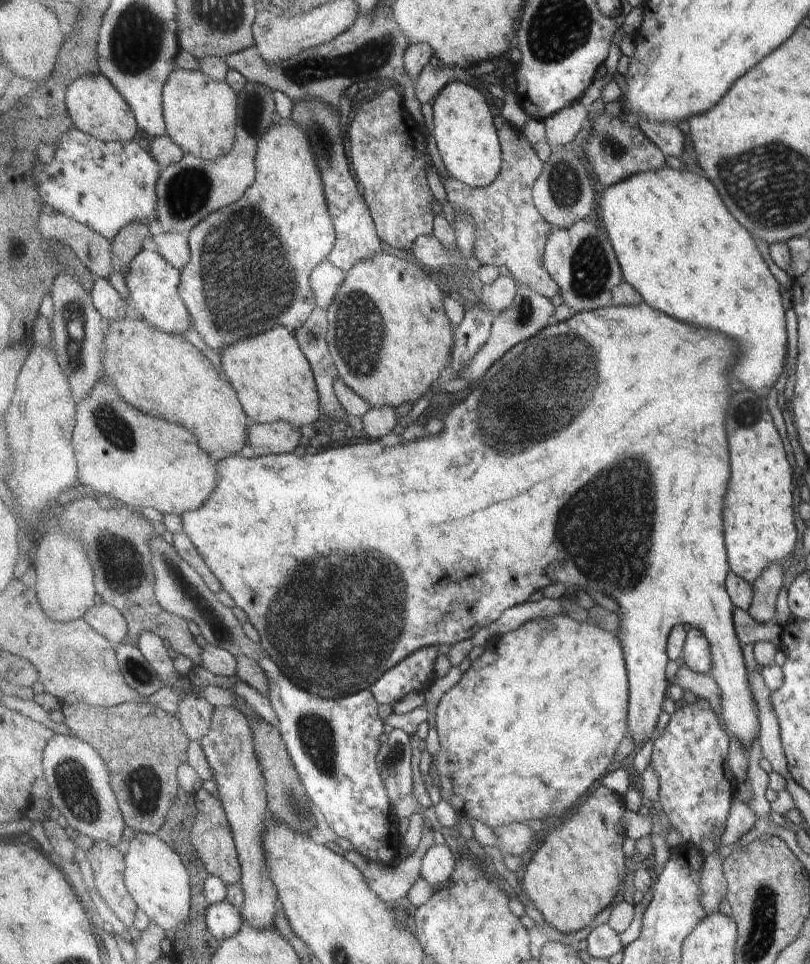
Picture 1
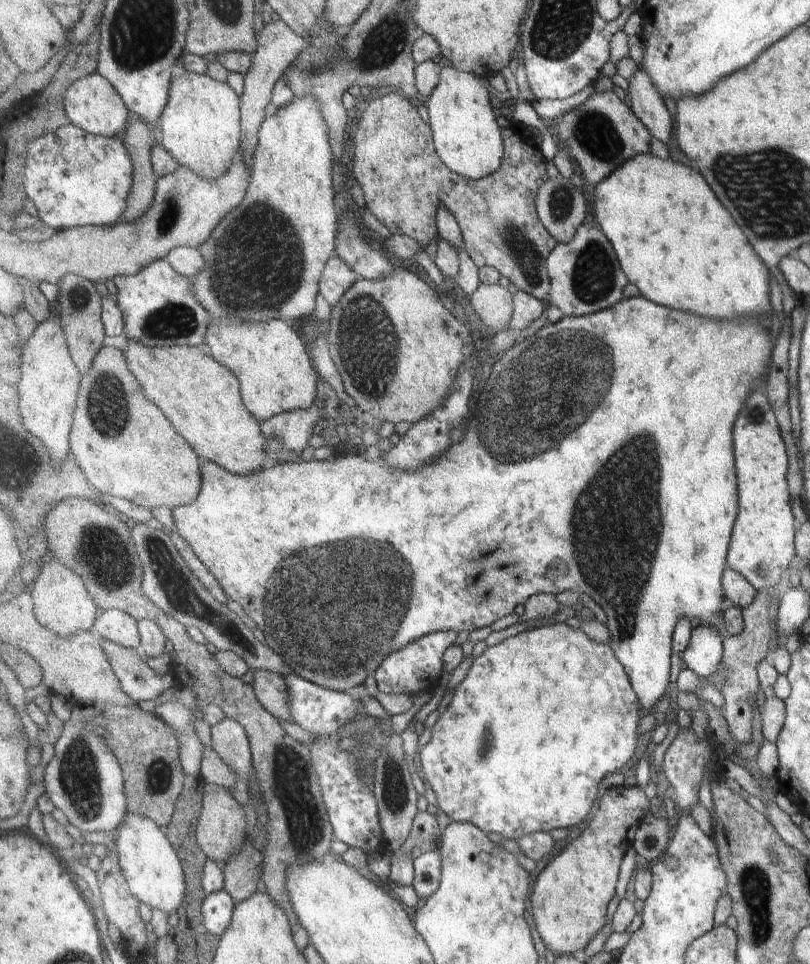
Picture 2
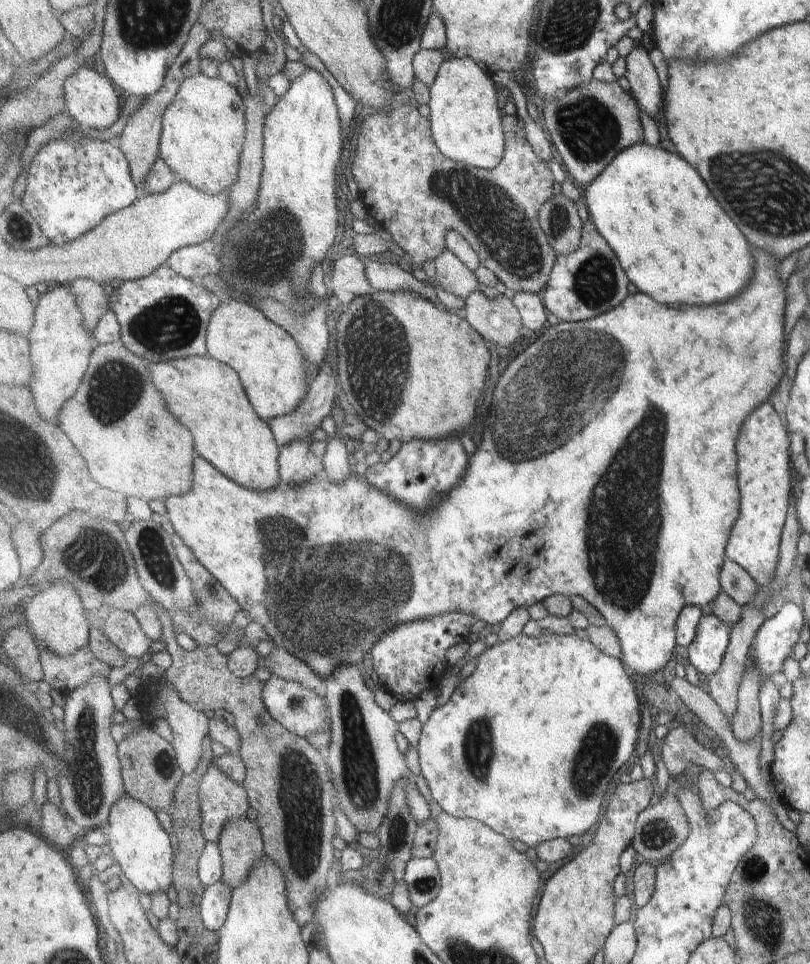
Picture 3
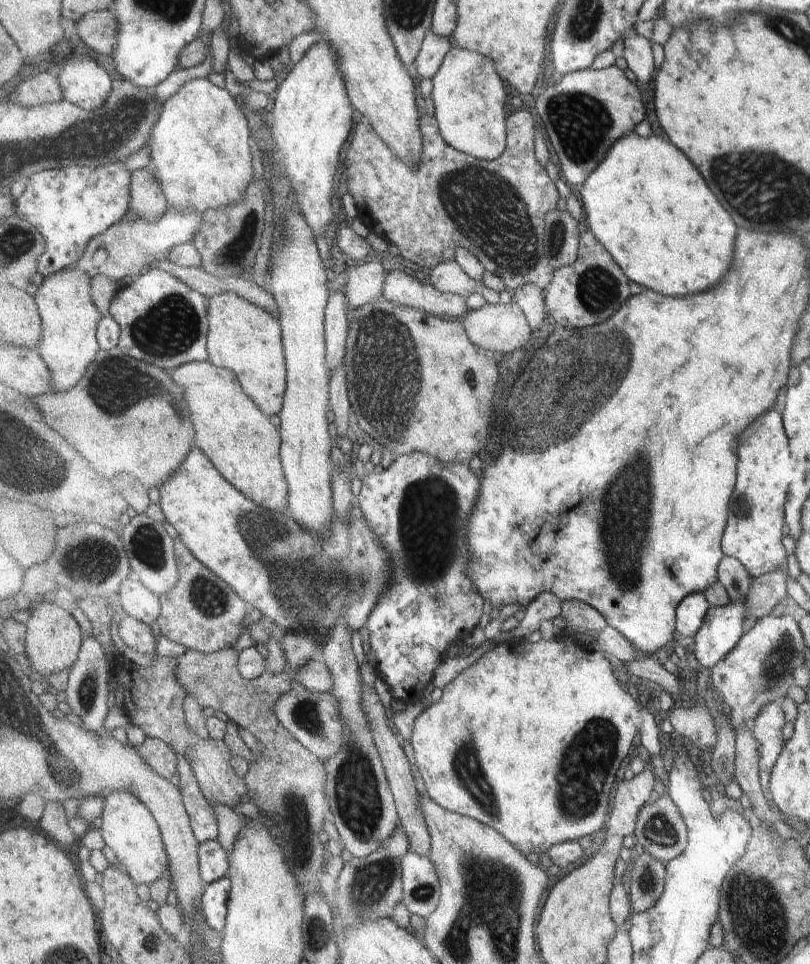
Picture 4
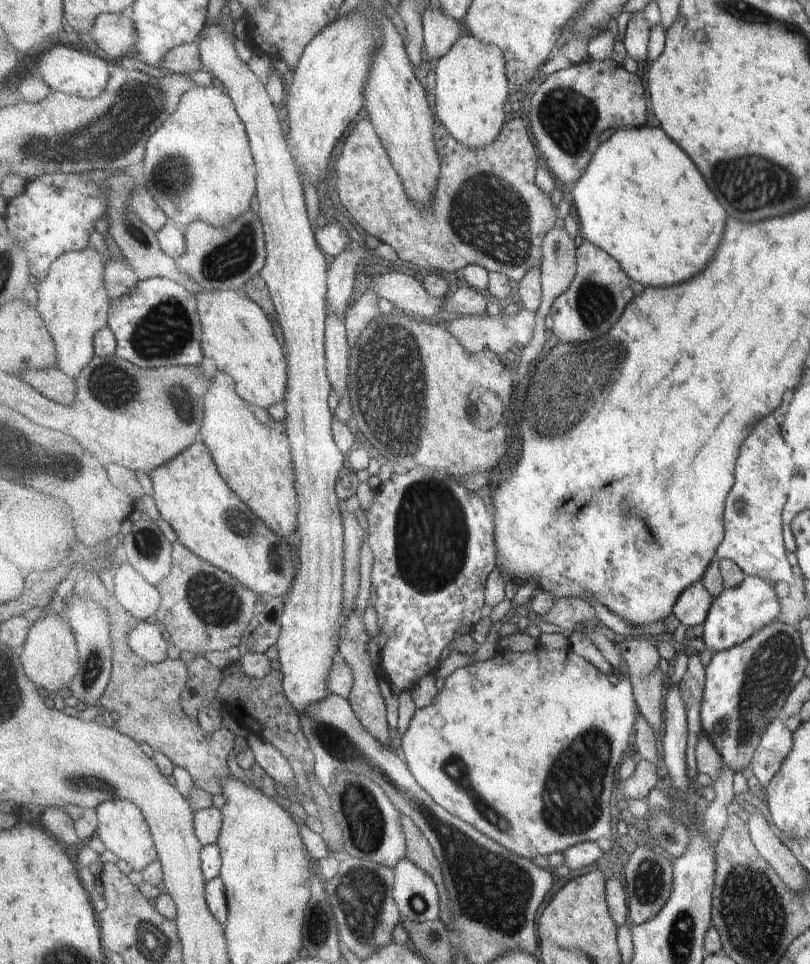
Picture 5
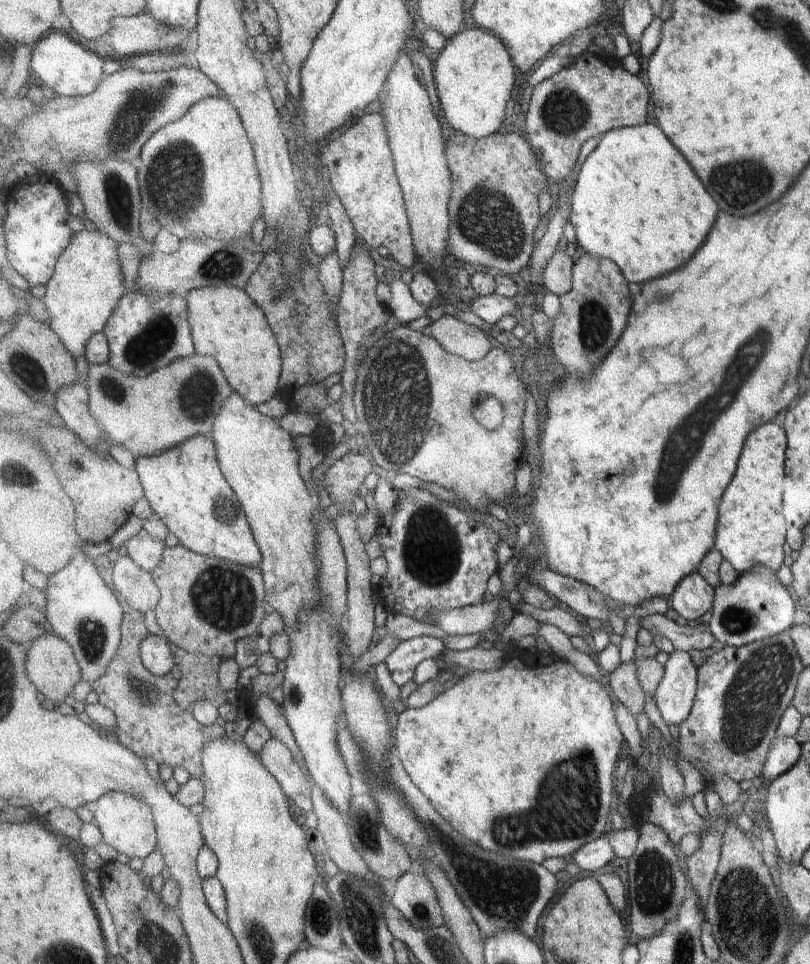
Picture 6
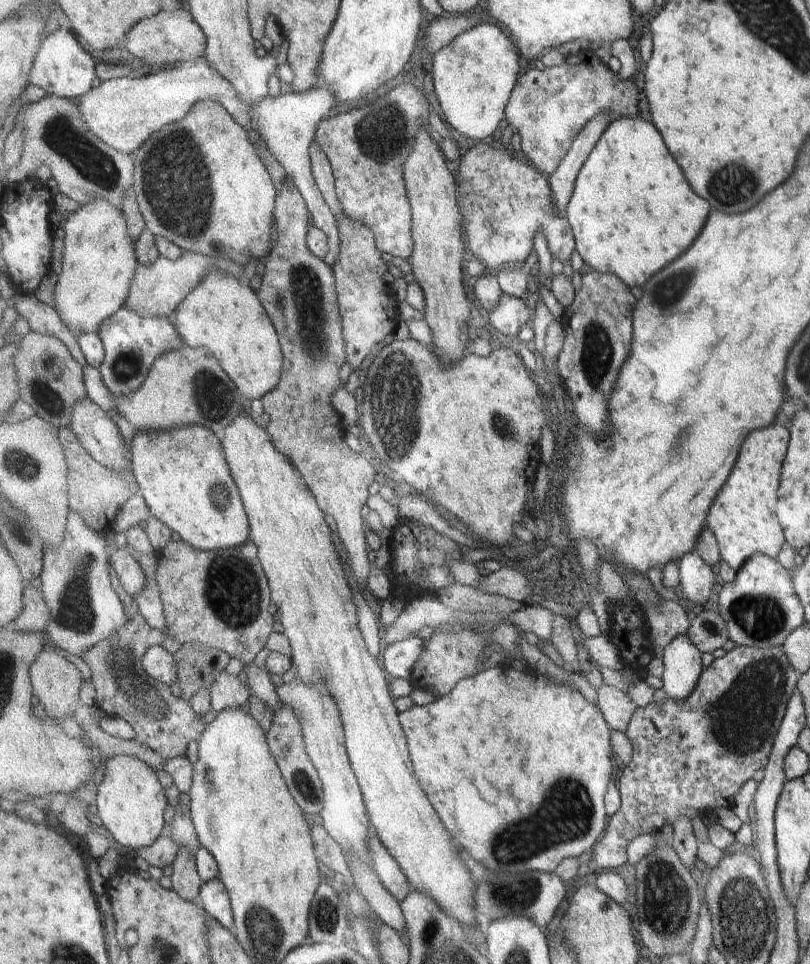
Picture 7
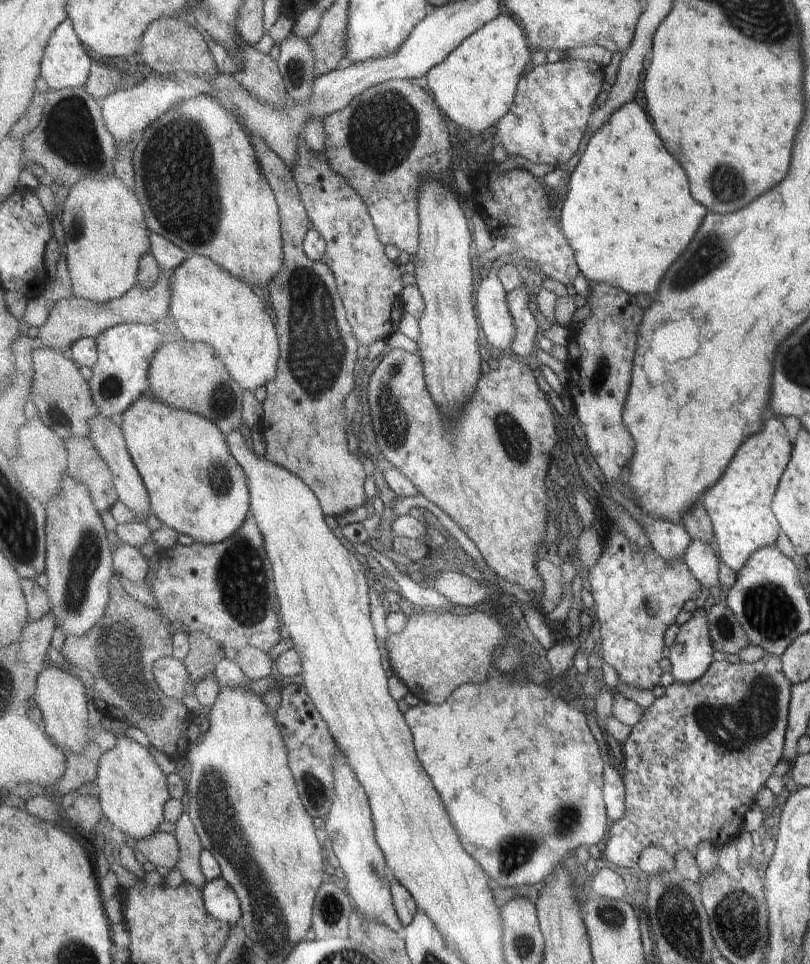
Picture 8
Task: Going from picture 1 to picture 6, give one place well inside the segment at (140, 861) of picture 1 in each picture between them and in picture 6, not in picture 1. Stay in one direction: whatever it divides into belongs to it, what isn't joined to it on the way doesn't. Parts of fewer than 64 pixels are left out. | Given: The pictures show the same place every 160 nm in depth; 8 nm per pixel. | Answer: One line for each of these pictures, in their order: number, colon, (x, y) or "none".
2: (153, 869)
3: (137, 841)
4: (129, 828)
5: (123, 827)
6: (127, 822)

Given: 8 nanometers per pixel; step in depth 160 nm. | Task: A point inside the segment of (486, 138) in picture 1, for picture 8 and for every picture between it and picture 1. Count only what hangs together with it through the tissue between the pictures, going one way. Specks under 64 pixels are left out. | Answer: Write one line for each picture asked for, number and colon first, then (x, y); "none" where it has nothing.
2: (468, 138)
3: (466, 120)
4: (469, 95)
5: (472, 85)
6: (474, 75)
7: (474, 78)
8: (477, 85)

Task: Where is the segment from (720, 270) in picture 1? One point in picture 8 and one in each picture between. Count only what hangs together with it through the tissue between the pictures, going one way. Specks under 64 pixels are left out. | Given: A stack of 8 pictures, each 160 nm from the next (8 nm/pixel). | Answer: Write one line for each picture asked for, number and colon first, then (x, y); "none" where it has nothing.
2: (675, 240)
3: (677, 243)
4: (646, 202)
5: (642, 199)
6: (638, 202)
7: (630, 196)
8: (629, 215)

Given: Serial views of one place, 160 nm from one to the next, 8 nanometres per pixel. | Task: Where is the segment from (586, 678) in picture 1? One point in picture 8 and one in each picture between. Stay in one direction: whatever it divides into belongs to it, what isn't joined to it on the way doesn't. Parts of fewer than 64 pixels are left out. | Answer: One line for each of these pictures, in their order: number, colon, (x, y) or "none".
2: (540, 719)
3: (533, 737)
4: (559, 699)
5: (524, 746)
6: (521, 760)
7: (542, 794)
8: (507, 743)

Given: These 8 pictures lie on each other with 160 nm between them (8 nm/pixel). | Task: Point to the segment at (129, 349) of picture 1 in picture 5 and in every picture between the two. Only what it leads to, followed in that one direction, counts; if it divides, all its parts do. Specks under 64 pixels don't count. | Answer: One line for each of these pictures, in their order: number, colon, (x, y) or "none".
2: (202, 397)
3: (208, 396)
4: (241, 440)
5: (252, 451)

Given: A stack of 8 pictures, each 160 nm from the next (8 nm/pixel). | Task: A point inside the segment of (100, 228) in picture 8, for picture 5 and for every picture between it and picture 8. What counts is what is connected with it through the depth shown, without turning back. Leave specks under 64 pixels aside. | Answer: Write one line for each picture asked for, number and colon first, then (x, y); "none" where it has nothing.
5: (73, 299)
6: (88, 283)
7: (100, 261)

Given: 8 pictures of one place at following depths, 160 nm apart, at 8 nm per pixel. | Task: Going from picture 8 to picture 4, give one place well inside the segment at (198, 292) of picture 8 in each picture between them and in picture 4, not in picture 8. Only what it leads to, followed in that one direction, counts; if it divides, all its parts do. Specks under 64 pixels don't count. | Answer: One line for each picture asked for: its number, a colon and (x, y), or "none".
4: (243, 337)
5: (237, 333)
6: (227, 323)
7: (222, 313)

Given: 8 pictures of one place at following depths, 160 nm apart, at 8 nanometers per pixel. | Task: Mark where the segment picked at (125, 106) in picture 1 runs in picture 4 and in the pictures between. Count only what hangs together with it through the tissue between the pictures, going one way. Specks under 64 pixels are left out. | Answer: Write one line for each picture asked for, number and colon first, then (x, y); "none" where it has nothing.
2: (93, 103)
3: (91, 99)
4: (85, 83)

